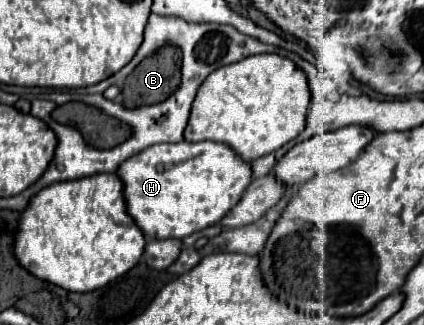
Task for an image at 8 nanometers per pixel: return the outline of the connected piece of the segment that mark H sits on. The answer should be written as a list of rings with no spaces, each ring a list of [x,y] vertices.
[[[179,141],[179,143],[159,143],[143,153],[137,153],[135,157],[127,159],[117,175],[121,177],[125,185],[125,197],[127,197],[127,211],[139,225],[139,229],[145,233],[147,241],[151,239],[185,239],[193,235],[195,231],[201,231],[209,225],[219,223],[235,203],[243,197],[243,189],[249,187],[253,181],[253,169],[251,165],[235,155],[235,151],[217,141],[199,141],[199,143],[189,143],[189,141]]]

